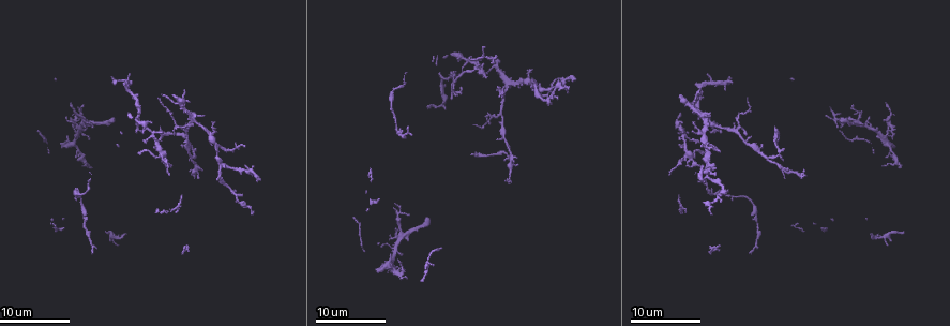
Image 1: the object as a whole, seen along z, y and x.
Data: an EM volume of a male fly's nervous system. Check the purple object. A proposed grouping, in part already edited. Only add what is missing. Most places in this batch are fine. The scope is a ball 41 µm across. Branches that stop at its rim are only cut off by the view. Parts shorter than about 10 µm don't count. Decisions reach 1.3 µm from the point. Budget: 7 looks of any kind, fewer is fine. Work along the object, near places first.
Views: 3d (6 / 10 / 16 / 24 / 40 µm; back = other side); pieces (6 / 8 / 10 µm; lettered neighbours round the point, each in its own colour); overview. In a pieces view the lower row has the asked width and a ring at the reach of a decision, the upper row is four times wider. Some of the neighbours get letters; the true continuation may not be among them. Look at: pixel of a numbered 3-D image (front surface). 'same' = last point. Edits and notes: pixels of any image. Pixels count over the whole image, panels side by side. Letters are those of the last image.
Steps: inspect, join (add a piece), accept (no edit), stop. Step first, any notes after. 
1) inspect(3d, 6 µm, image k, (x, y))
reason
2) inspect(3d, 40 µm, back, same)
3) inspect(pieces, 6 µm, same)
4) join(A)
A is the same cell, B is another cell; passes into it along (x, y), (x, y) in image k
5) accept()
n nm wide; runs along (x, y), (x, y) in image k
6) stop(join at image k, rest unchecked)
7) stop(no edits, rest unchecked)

inspect(3d, 16 µm, image 1, (803, 169))

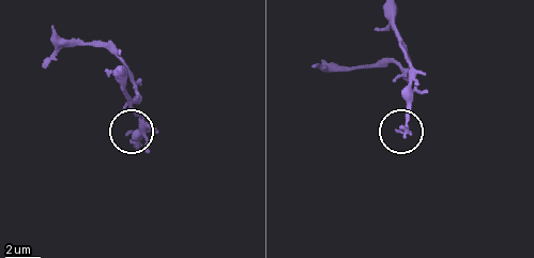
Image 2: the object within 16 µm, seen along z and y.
inspect(3d, 6 µm, image 2, (126, 132))

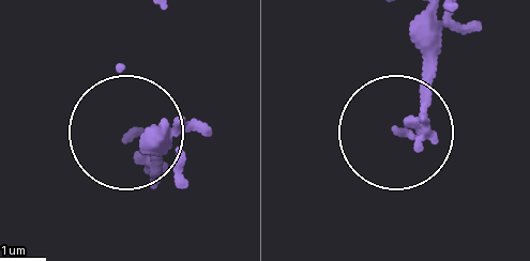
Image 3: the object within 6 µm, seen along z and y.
inspect(pieces, 10 µm, image 3, (398, 133))

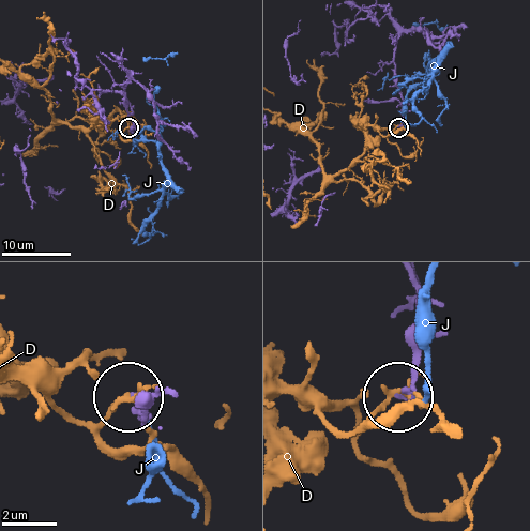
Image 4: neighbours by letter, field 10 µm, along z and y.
accept()
D and J are other cells; none of them fits

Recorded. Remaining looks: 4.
inspect(3d, 24 µm, image 1, (472, 155))
branch stops here

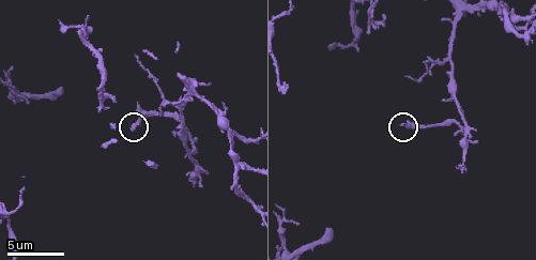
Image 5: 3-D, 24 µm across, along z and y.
inspect(pieces, 6 µm, image 5, (403, 122))
see the neighbours

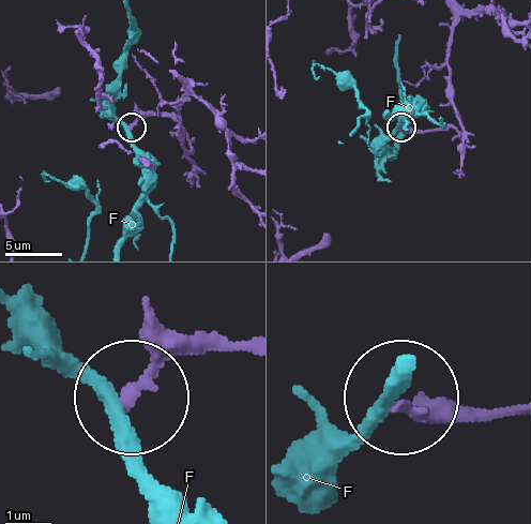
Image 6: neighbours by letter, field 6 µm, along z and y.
accept()
190 nm wide; F is another cell; runs along (516, 412), (405, 404) in image 6; no lettered piece goes on from it

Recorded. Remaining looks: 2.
inspect(pieces, 6 µm, image 5, (329, 232))
an open end

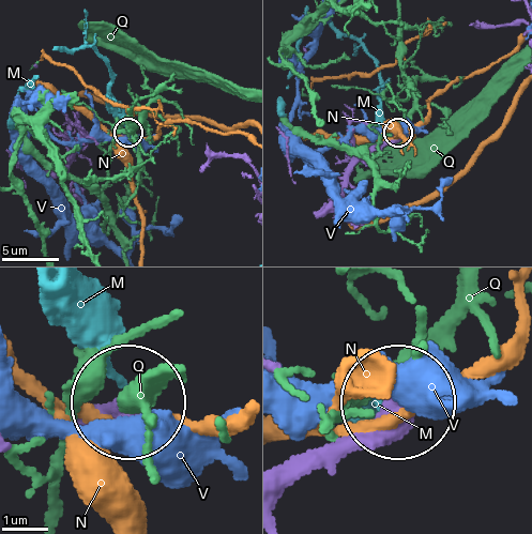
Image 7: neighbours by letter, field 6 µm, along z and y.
accept()
M, N, Q and V are other cells; no lettered piece goes on from it

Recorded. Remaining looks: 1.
inspect(pieces, 8 µm, image 5, (155, 166))
free end

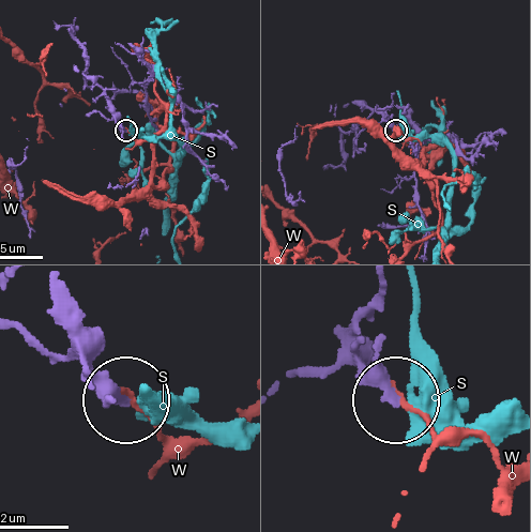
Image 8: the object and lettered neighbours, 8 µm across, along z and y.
accept()
S and W are other cells; no lettered piece goes on from it

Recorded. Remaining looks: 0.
stop(no edits, rest unchecked)

